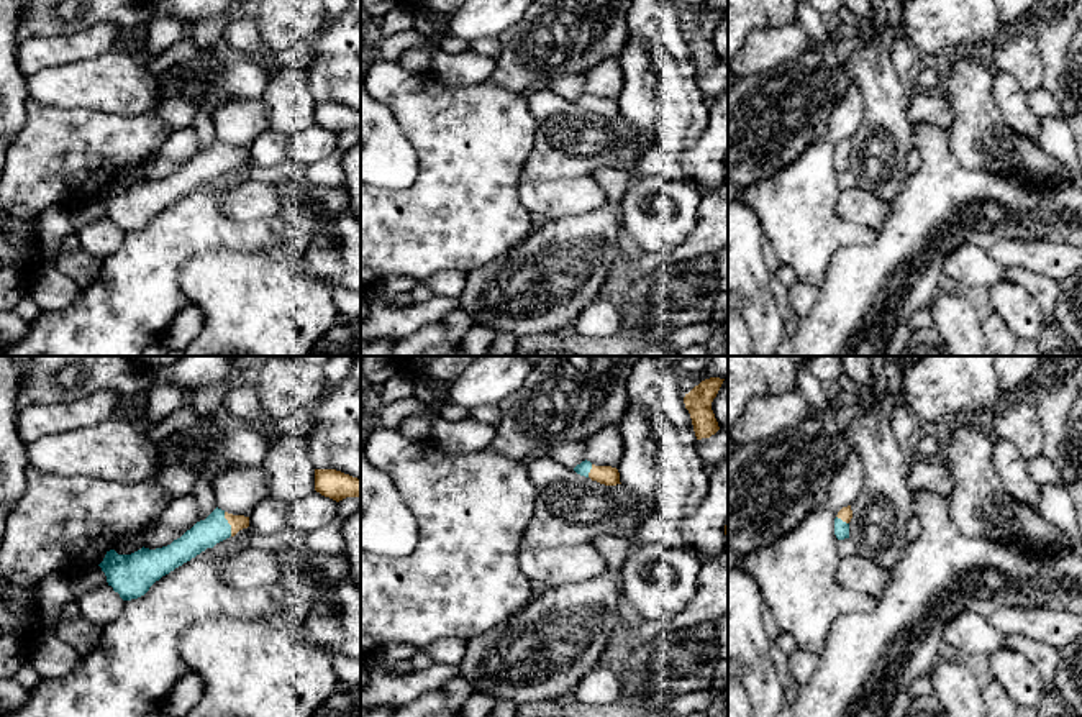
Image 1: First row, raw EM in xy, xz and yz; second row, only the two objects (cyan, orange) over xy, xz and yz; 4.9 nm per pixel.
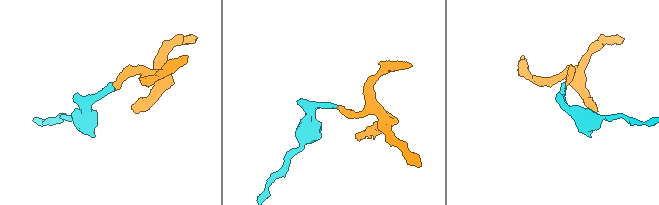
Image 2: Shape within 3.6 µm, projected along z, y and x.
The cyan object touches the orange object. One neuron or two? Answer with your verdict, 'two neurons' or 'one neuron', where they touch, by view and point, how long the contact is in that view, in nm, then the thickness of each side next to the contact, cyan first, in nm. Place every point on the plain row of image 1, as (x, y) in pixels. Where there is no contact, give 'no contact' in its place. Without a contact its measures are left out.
one neuron; contact xy (228, 156); length 130 nm; calibres 140 and 80 nm

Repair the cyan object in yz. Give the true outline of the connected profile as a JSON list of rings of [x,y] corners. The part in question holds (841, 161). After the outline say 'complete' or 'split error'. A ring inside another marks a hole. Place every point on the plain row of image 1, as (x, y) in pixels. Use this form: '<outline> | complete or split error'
[[[851,138],[843,139],[834,151],[834,167],[838,172],[849,171],[849,154],[852,151]]] | split error

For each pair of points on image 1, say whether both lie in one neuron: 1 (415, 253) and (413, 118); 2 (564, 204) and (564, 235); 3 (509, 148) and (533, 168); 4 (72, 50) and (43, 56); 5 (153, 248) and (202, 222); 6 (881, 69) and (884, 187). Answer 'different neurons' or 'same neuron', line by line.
1: same neuron
2: different neurons
3: different neurons
4: same neuron
5: same neuron
6: same neuron

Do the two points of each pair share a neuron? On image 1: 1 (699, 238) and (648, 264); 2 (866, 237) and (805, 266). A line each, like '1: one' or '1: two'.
1: one
2: one

